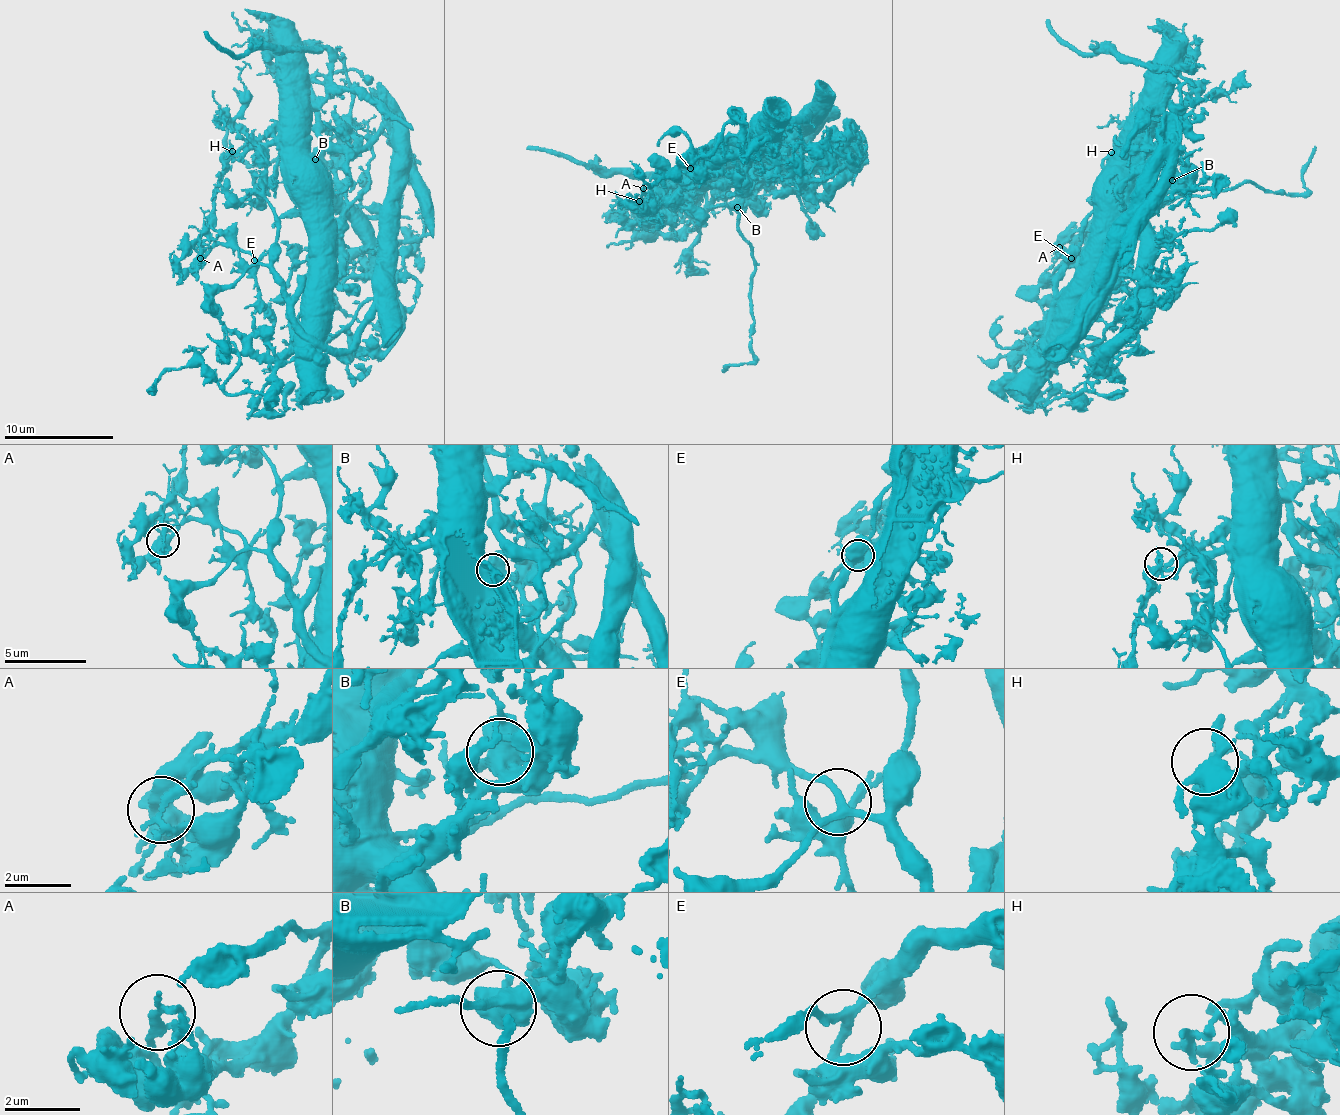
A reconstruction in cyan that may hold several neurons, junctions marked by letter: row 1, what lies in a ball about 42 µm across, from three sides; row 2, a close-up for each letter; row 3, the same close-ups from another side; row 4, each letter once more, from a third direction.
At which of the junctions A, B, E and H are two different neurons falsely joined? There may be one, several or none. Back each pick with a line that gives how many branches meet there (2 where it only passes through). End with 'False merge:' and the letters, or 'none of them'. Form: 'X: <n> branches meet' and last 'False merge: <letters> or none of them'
A: 3 branches meet
H: 2 branches meet
False merge: A, H

